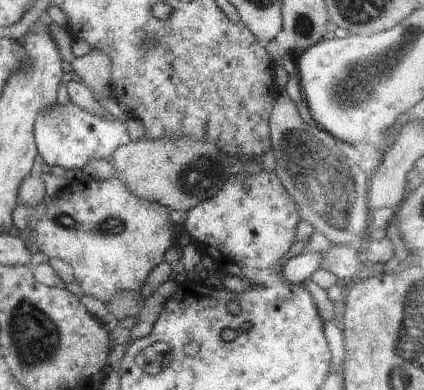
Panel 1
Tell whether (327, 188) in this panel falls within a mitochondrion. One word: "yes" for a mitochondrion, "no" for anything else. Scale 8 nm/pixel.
yes

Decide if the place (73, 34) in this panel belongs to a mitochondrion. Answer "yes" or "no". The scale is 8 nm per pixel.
no

